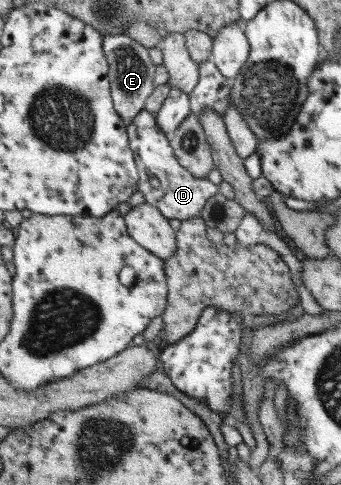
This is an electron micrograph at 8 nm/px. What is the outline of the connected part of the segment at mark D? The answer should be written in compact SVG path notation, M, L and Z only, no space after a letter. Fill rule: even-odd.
M142 111L128 125L128 135L133 151L136 152L137 169L140 172L138 191L143 194L146 203L153 204L167 219L177 218L181 222L201 215L203 208L211 197L219 194L219 185L209 179L195 177L179 163L175 156L170 137L165 136L159 129L155 114Z

